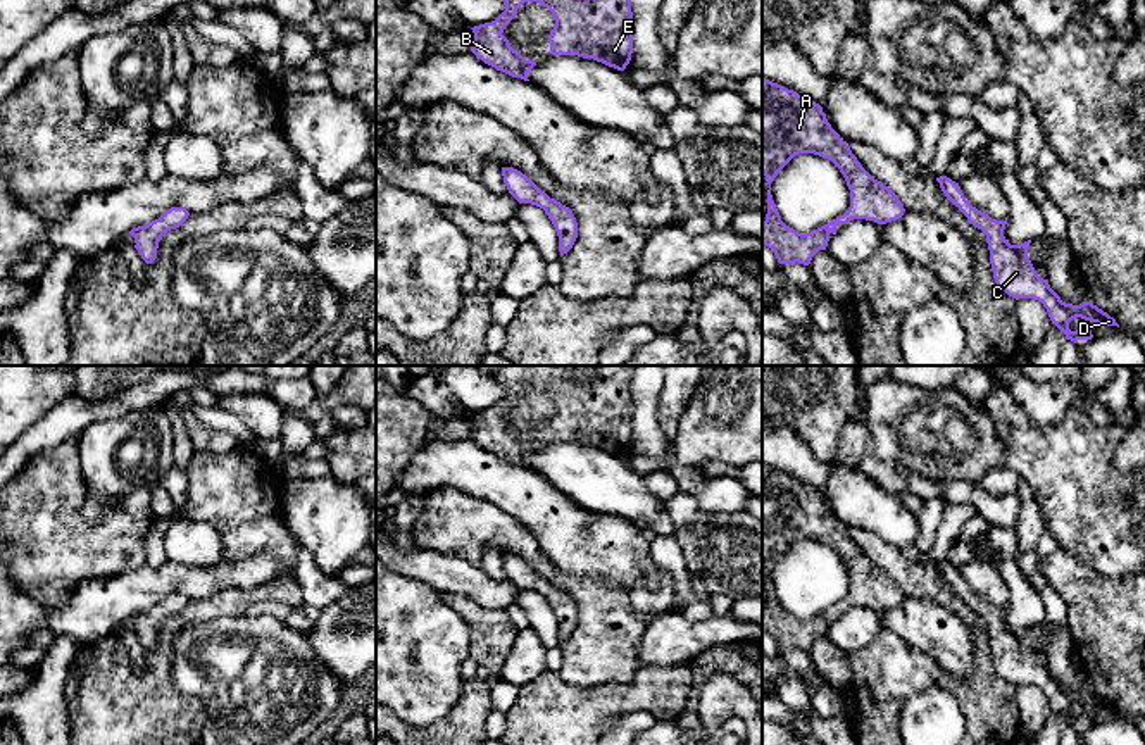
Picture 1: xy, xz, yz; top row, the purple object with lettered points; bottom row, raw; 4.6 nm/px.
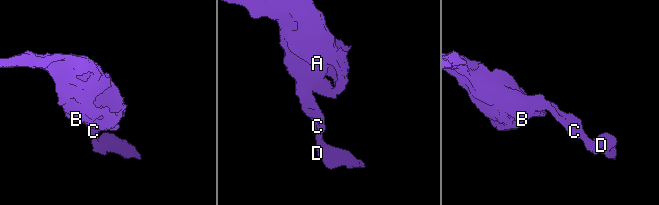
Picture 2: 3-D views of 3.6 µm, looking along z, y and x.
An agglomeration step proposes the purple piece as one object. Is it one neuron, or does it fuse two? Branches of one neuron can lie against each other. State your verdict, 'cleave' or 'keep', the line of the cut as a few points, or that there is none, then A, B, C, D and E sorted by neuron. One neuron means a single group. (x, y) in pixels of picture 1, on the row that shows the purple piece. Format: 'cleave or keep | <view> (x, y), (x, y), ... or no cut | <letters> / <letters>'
keep | no cut | A B C D E

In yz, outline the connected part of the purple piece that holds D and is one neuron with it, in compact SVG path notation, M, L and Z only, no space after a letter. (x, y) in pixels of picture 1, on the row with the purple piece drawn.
M940 176L936 181L940 183L945 197L967 217L967 221L986 235L993 278L1002 291L1016 300L1033 298L1042 302L1052 324L1055 324L1066 335L1066 340L1074 343L1078 340L1088 341L1093 338L1088 328L1076 331L1069 329L1069 322L1076 317L1119 328L1114 317L1092 302L1083 302L1079 305L1062 302L1061 297L1050 288L1048 279L1036 274L1029 260L1028 247L1031 240L1010 245L1004 236L1007 221L992 219L988 214L973 207L964 197L959 183L952 181L950 178Z

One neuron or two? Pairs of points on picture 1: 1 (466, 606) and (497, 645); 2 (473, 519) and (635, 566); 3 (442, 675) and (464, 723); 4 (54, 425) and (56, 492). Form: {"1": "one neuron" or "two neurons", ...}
{"1": "one neuron", "2": "two neurons", "3": "two neurons", "4": "two neurons"}

